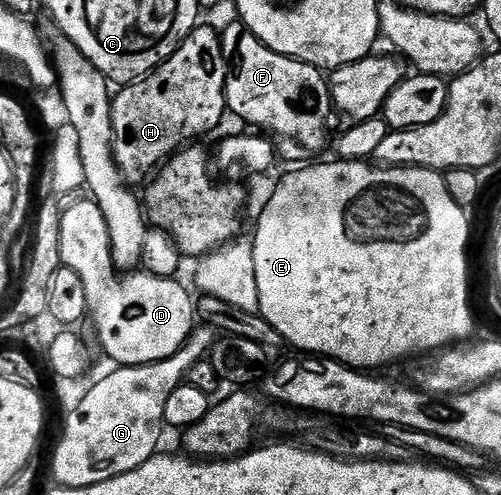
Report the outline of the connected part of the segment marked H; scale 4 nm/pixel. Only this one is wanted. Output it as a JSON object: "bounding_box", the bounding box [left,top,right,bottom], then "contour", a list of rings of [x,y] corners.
{"bounding_box":[111,26,229,184],"contour":[[[196,26],[194,31],[190,31],[182,45],[156,71],[151,72],[146,79],[136,79],[134,83],[126,84],[120,90],[123,92],[120,95],[118,92],[111,100],[115,160],[119,172],[128,184],[142,184],[176,151],[188,146],[192,141],[199,141],[202,135],[209,134],[222,121],[223,115],[228,114],[225,85],[229,66],[227,57],[223,54],[223,41],[218,30],[203,26]]]}

